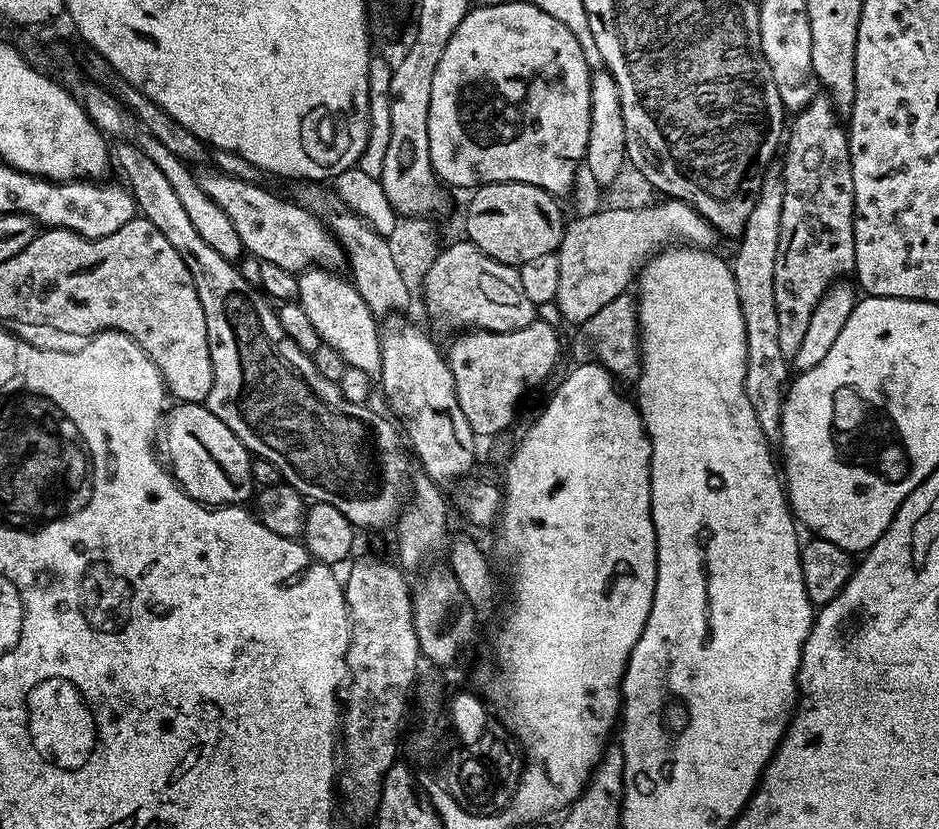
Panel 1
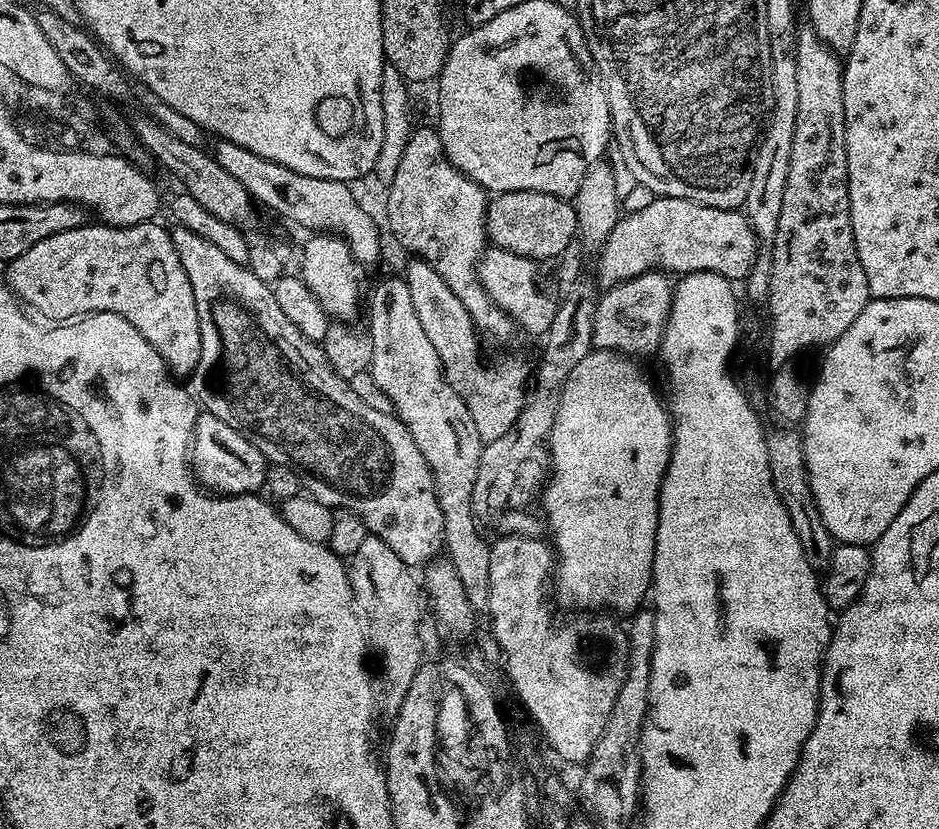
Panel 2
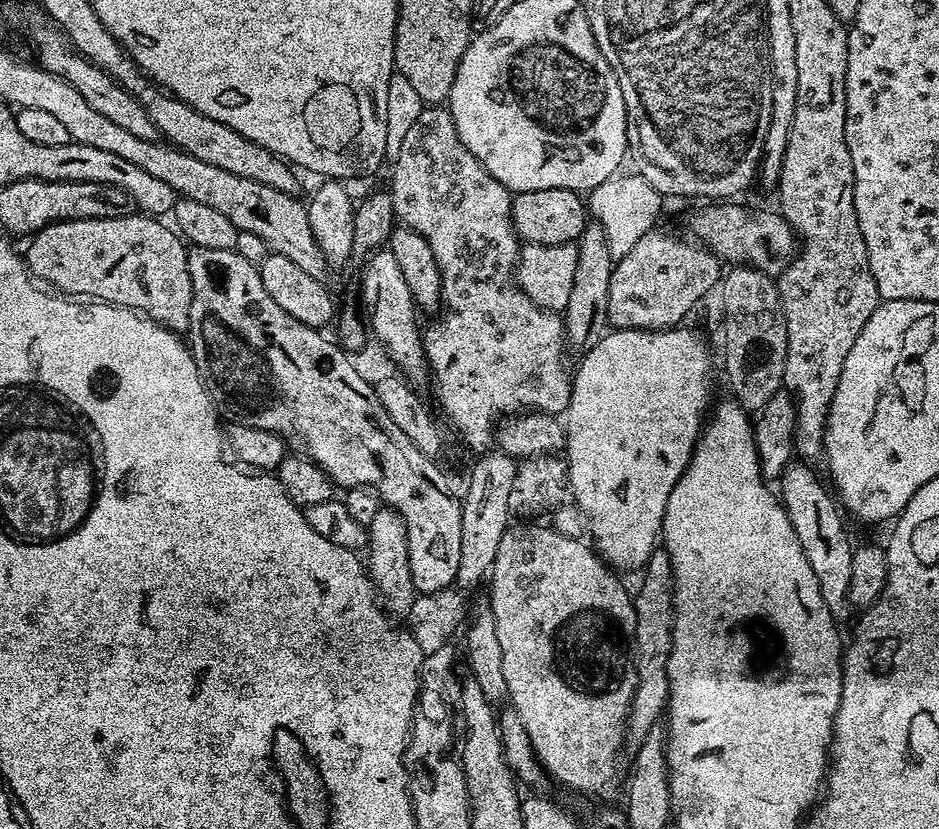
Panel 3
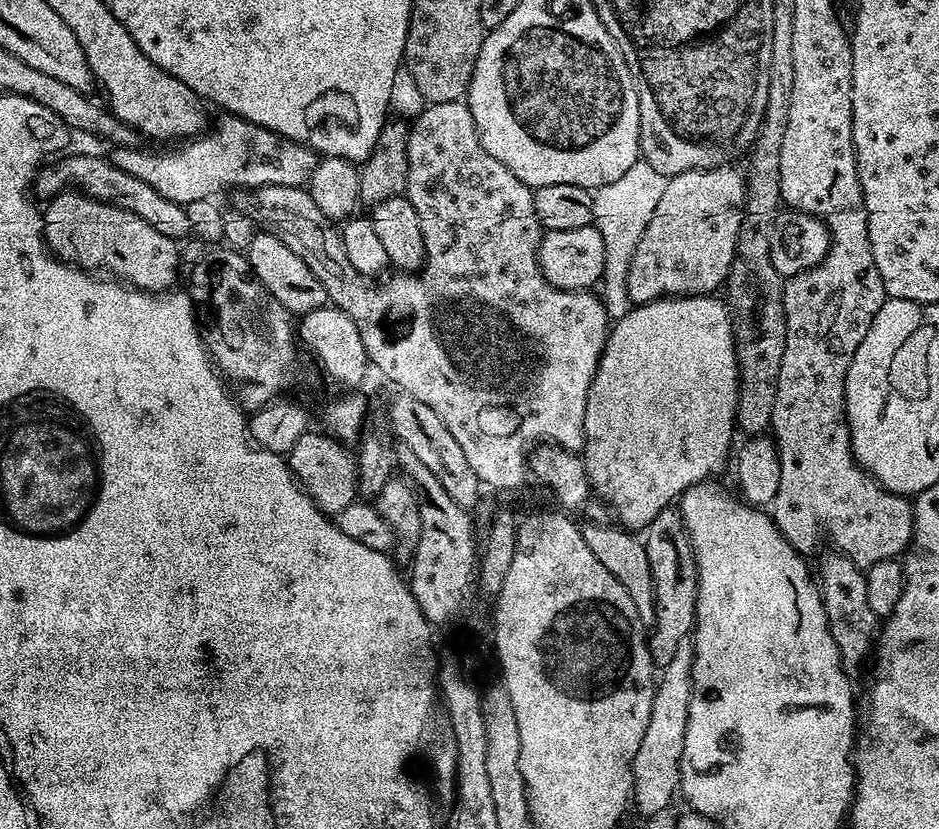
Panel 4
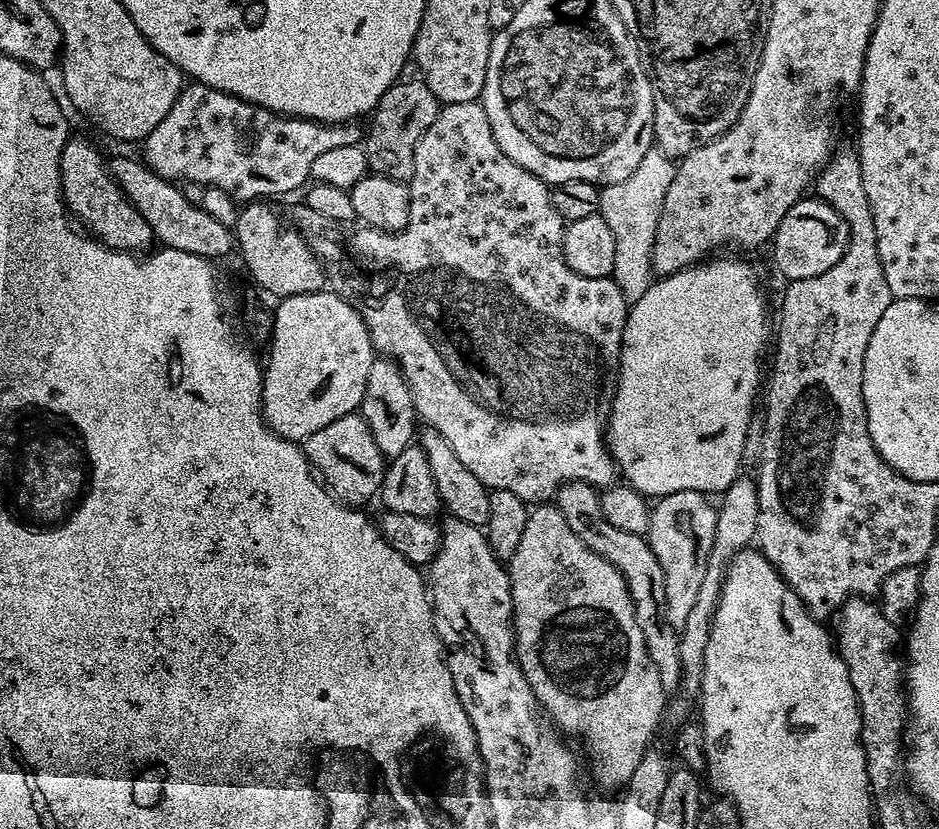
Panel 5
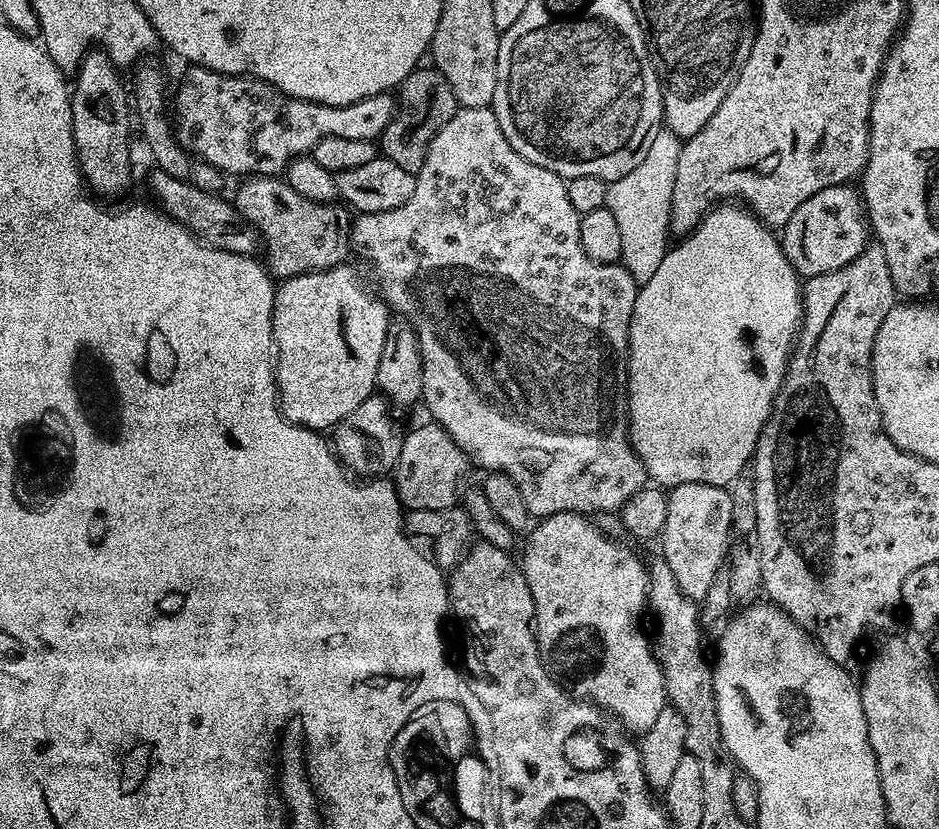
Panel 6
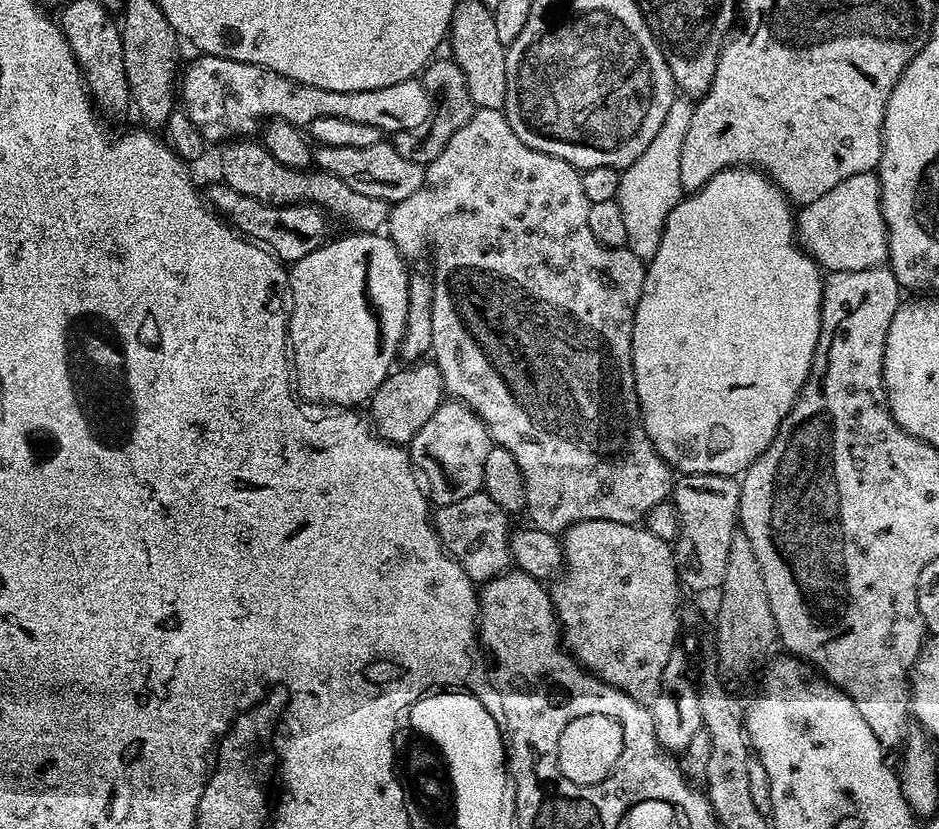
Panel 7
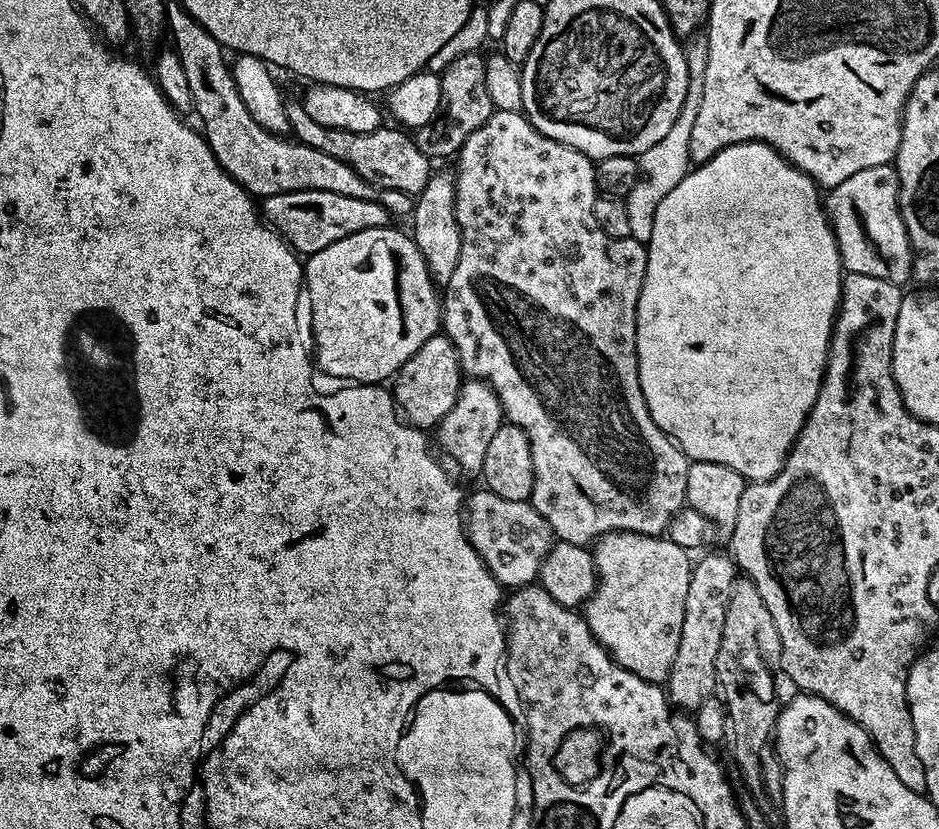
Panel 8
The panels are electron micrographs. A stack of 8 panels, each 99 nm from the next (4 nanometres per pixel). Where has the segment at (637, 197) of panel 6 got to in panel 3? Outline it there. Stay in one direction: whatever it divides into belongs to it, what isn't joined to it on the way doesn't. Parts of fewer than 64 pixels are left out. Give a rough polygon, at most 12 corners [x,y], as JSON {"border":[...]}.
{"border":[[617,174],[590,193],[613,261],[657,227],[662,197]]}

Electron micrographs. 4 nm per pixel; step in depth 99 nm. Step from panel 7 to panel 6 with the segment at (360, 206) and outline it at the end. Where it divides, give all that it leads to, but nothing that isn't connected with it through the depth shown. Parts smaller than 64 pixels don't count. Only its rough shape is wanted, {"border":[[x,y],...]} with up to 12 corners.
{"border":[[246,176],[236,208],[277,281],[345,263],[343,207]]}

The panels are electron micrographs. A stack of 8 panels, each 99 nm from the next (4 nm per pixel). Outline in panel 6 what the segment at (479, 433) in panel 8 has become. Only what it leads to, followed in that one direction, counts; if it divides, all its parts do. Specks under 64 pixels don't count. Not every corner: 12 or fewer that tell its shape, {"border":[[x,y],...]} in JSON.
{"border":[[435,422],[403,433],[408,510],[457,507],[470,457]]}

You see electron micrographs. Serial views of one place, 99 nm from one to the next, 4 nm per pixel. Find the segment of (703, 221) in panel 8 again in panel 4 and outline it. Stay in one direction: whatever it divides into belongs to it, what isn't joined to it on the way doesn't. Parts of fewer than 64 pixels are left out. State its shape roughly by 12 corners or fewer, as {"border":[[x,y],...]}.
{"border":[[730,308],[615,321],[586,398],[591,491],[647,529],[729,459]]}

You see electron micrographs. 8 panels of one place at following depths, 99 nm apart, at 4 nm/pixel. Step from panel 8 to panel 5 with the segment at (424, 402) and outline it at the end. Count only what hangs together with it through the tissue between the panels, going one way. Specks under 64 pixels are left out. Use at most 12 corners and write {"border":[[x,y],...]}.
{"border":[[356,412],[302,441],[329,492],[364,506],[386,457]]}

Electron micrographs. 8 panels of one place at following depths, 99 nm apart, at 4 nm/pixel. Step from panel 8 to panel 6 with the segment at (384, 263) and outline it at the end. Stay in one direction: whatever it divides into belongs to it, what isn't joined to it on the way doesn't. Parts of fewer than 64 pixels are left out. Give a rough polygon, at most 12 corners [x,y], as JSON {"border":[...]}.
{"border":[[347,263],[279,281],[276,390],[332,430],[377,391],[390,309]]}

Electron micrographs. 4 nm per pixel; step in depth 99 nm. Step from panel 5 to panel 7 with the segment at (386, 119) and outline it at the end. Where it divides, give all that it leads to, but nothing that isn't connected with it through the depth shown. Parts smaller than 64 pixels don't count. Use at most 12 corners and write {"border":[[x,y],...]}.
{"border":[[452,59],[425,65],[427,124],[393,133],[402,158],[427,166],[476,111]]}

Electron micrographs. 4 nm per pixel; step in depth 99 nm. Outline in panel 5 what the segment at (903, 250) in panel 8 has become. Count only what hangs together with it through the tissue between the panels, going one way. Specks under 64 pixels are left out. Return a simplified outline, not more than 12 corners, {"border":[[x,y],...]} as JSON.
{"border":[[801,198],[770,241],[788,282],[842,258],[848,227],[825,200]]}

